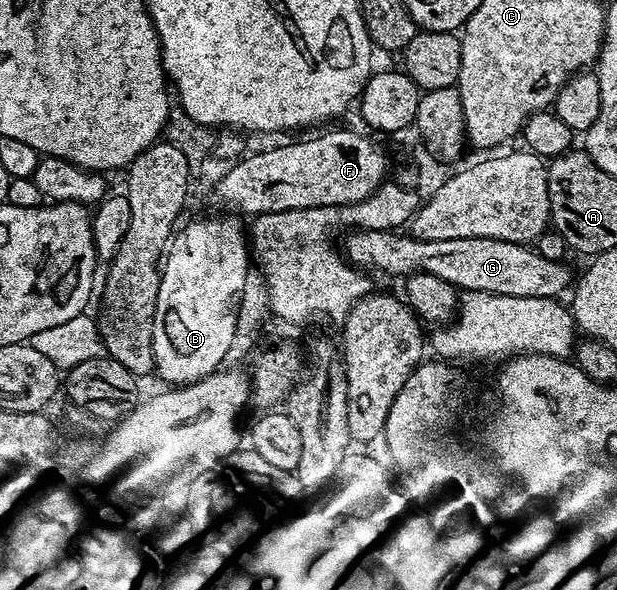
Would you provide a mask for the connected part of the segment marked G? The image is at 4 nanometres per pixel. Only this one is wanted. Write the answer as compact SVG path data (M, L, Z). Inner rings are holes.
M354 229L345 238L345 251L343 250L344 257L348 259L350 263L360 264L362 267L370 266L373 270L382 270L385 274L401 274L400 276L408 276L415 273L430 273L431 276L437 276L440 280L445 280L447 283L455 286L458 291L464 292L467 290L478 290L479 292L491 292L492 294L498 294L499 296L519 296L520 298L552 298L556 299L557 294L561 294L570 289L571 278L569 282L569 270L565 267L564 261L557 261L555 259L547 259L545 256L538 254L536 249L530 248L528 245L519 242L508 242L507 240L495 240L494 238L460 238L459 240L431 240L425 241L423 238L415 238L412 236L406 236L406 238L400 238L400 233L391 230L359 230Z

